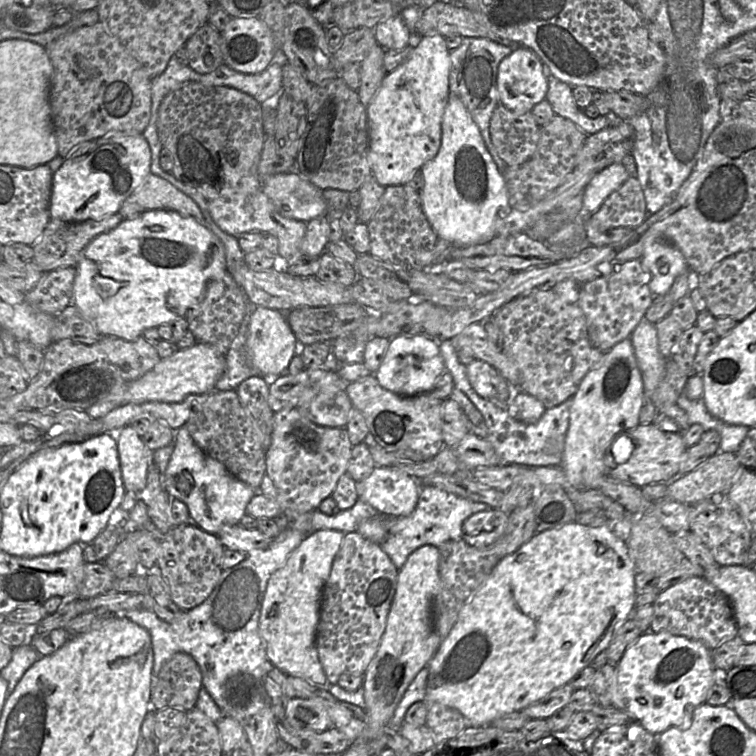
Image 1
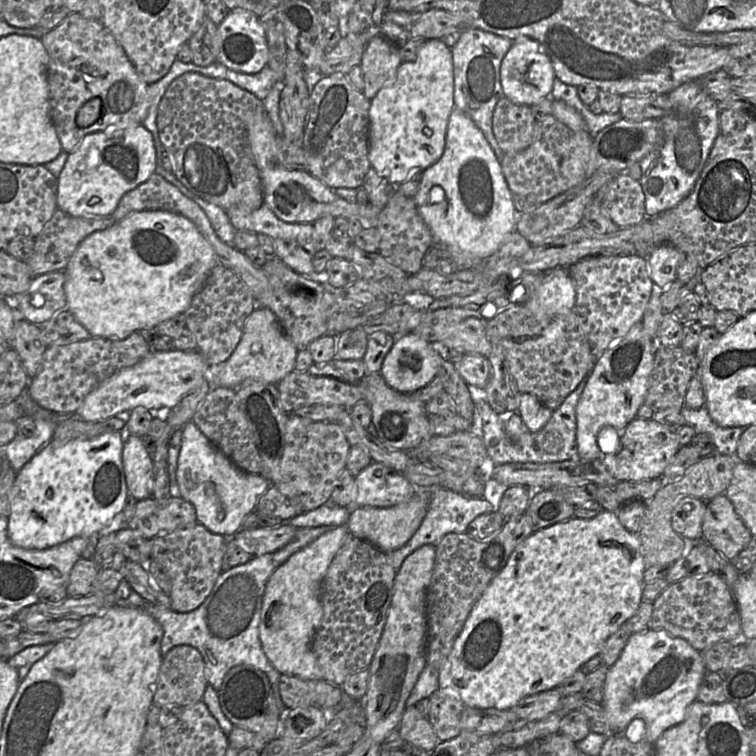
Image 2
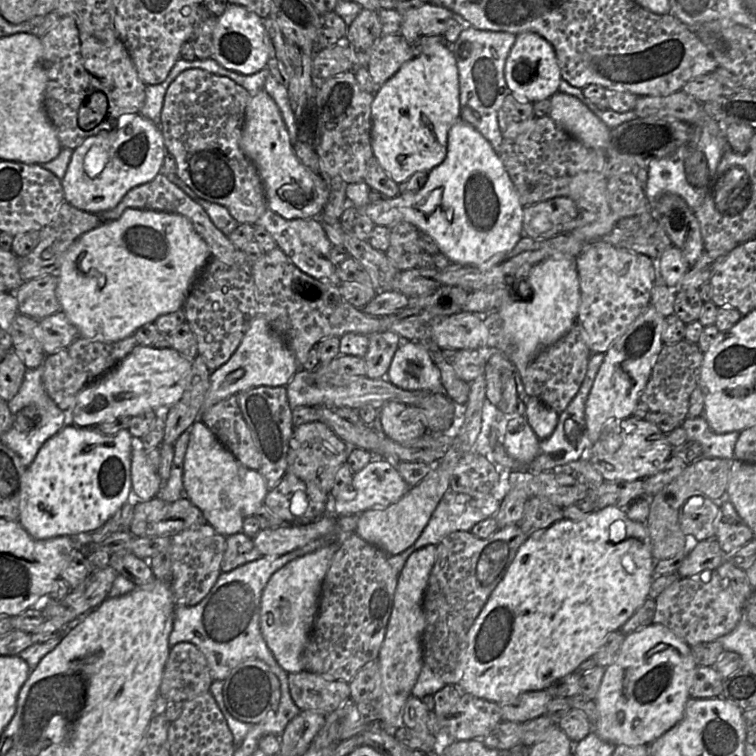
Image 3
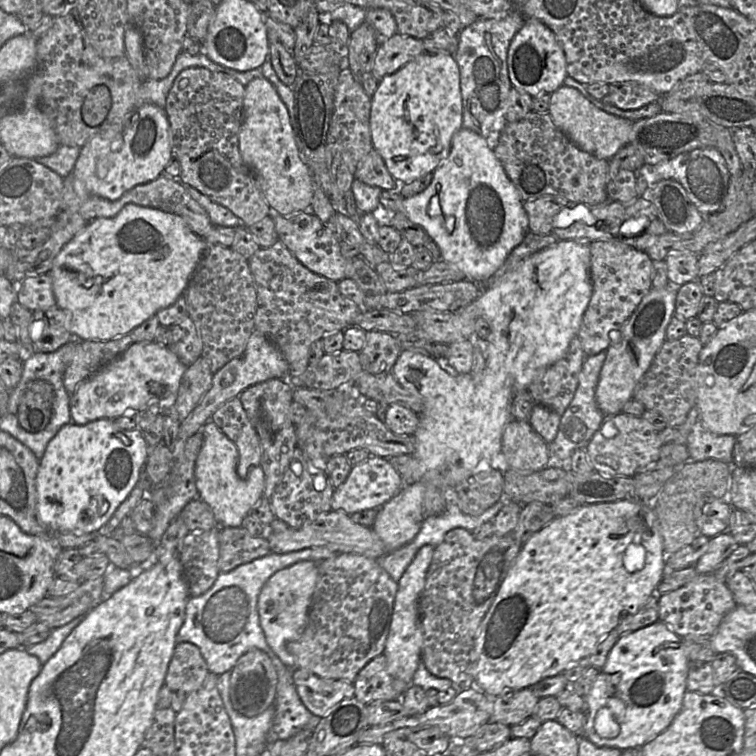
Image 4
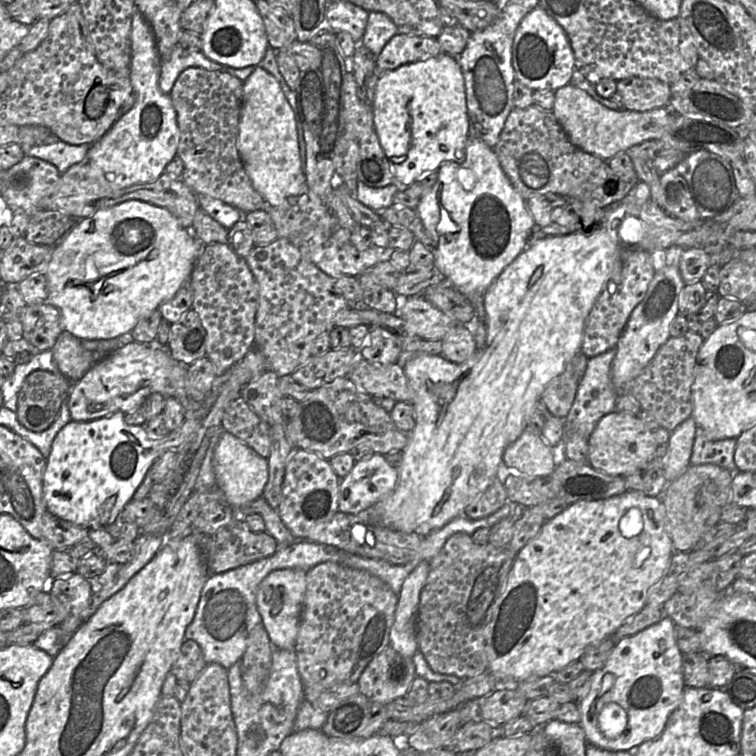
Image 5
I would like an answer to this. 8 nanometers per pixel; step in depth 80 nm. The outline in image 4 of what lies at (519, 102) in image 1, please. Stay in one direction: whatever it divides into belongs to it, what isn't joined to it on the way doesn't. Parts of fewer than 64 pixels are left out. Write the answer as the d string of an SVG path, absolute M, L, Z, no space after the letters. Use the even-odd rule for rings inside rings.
M528 18L512 39L507 56L509 79L514 88L531 97L552 94L567 77L564 51L553 31L543 22Z

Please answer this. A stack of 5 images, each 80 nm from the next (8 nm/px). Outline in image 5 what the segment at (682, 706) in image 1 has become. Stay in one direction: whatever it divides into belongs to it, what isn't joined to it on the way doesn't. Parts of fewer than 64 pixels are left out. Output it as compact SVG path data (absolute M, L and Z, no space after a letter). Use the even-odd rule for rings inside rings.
M663 615L659 622L616 642L603 667L593 672L591 684L585 696L581 700L576 700L579 702L581 712L579 725L585 733L587 743L608 751L615 752L634 750L633 752L635 752L642 743L651 741L660 736L666 728L672 712L681 702L683 692L686 687L683 676L682 656L683 654L679 650L675 640L675 624L666 615Z

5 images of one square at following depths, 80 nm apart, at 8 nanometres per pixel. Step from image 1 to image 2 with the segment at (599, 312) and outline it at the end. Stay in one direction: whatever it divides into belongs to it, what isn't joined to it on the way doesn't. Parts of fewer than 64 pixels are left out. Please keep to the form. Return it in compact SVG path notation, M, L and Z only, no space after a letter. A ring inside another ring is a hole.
M635 255L590 256L570 266L568 273L576 285L575 310L583 323L588 341L597 354L607 350L623 338L635 323L642 321L653 291L647 258Z

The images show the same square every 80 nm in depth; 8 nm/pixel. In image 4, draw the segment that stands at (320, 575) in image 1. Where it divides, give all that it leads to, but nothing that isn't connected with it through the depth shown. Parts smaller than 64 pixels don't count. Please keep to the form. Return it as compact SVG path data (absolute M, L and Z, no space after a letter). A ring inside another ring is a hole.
M304 560L277 571L264 584L258 597L260 625L267 643L281 662L290 669L299 668L297 667L295 656L288 650L288 644L299 640L306 628L308 612L318 578L318 565L319 563L317 562Z

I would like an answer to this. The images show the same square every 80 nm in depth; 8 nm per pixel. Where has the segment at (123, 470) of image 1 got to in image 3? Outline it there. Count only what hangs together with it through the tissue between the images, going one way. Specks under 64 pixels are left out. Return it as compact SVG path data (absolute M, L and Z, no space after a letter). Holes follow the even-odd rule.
M132 437L131 449L131 491L141 501L149 500L157 495L161 480L149 463L147 453L139 438Z

